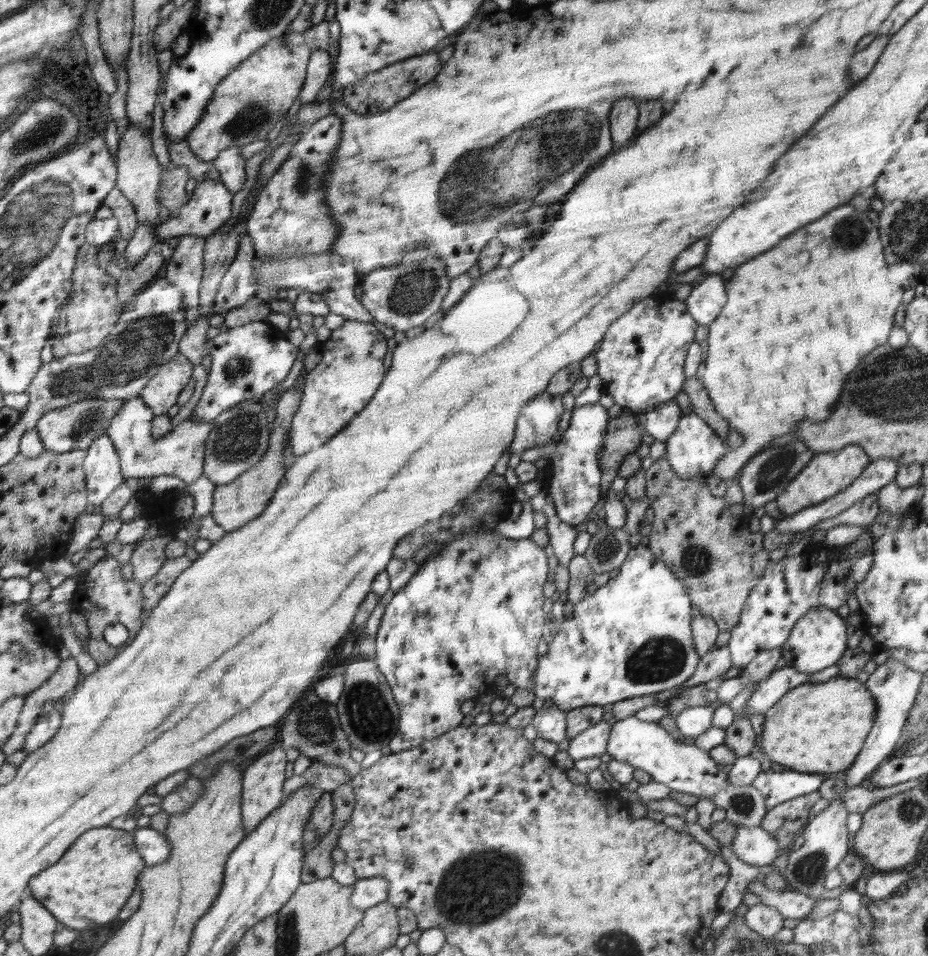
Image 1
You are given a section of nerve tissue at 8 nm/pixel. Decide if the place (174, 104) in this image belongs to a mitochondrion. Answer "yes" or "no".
no

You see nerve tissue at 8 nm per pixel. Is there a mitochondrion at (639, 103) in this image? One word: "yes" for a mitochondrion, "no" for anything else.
no

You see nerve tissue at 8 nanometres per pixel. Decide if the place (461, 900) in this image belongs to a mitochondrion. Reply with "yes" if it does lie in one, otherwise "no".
yes

